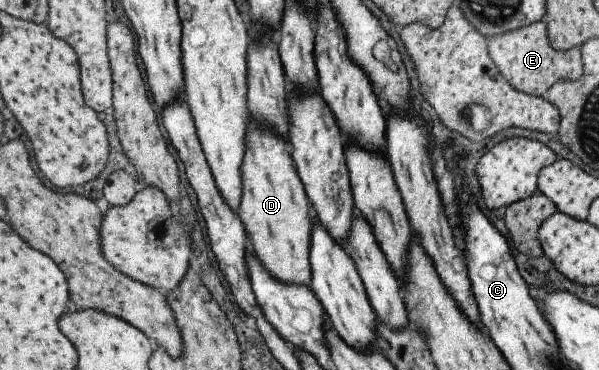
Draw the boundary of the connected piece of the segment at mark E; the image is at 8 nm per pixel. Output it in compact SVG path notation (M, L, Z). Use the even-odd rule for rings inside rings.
M543 20L533 24L509 31L508 33L497 35L487 39L487 52L490 59L494 62L500 75L508 82L510 87L516 91L531 95L544 96L545 91L558 80L572 81L582 75L581 53L578 49L561 52L550 47L547 38L547 29Z

